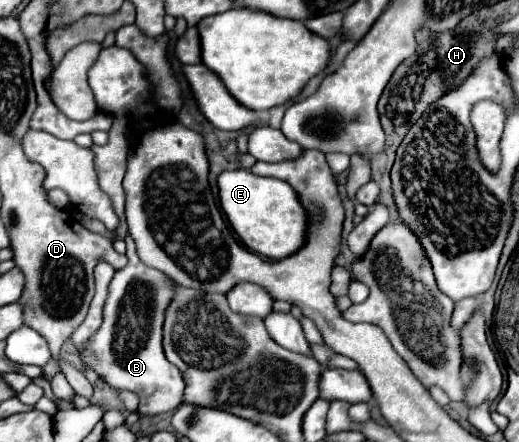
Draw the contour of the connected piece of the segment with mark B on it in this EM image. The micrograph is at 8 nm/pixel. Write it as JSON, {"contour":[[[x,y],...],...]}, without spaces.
{"contour":[[[126,234],[128,264],[116,270],[104,304],[104,316],[98,332],[78,350],[82,362],[94,370],[112,388],[124,388],[138,396],[138,414],[154,416],[170,412],[182,404],[184,380],[180,370],[172,366],[162,350],[162,324],[166,308],[174,298],[176,282],[160,270],[148,268],[136,256],[134,240]]]}

